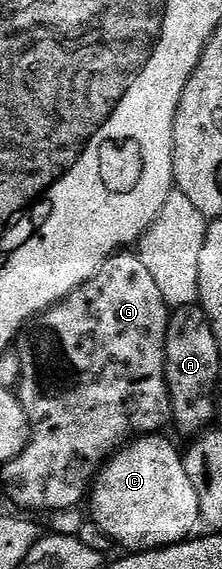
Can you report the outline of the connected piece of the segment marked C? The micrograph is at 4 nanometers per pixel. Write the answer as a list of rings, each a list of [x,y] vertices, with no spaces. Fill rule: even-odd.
[[[145,435],[137,437],[131,443],[125,445],[123,449],[113,453],[104,468],[96,474],[96,480],[90,490],[90,502],[91,501],[91,520],[96,521],[98,527],[102,527],[102,531],[106,531],[106,535],[110,535],[113,542],[115,542],[119,548],[121,545],[124,551],[147,551],[149,549],[165,549],[168,545],[178,545],[182,541],[189,540],[189,538],[197,532],[197,530],[195,531],[196,524],[199,526],[202,521],[198,494],[194,491],[194,483],[190,483],[190,475],[186,475],[186,467],[184,466],[181,450],[179,448],[176,450],[175,447],[164,438],[164,435]]]

